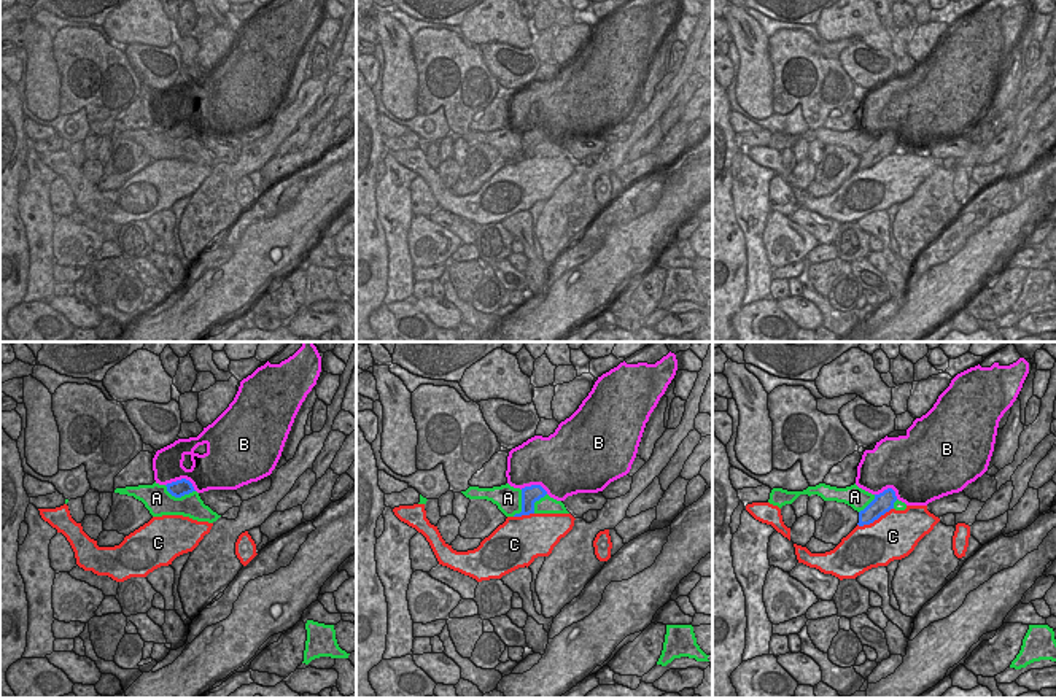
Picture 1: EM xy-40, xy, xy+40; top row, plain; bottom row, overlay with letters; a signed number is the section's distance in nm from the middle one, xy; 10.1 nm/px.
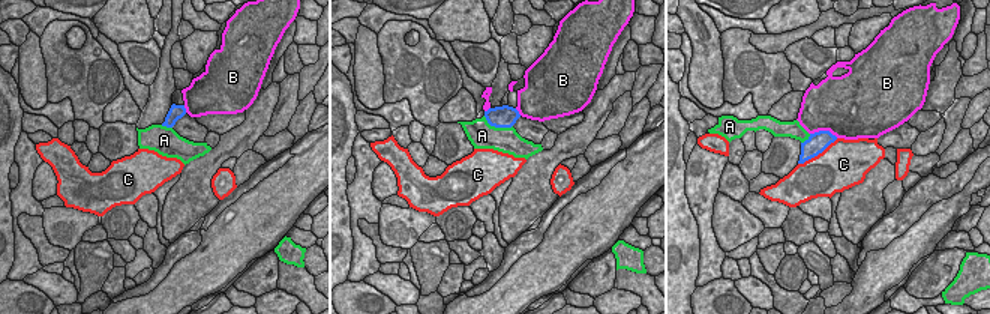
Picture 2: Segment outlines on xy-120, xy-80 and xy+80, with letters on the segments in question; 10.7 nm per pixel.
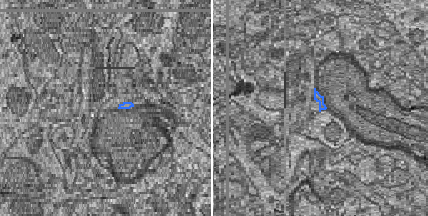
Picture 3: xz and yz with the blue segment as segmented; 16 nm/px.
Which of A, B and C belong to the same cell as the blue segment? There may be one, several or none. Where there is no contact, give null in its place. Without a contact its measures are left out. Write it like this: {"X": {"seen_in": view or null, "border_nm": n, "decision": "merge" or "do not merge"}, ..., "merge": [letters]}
{"A": {"seen_in": "xy-40", "border_nm": 320, "decision": "do not merge"}, "B": {"seen_in": "xy-40", "border_nm": 320, "decision": "do not merge"}, "C": {"seen_in": "xy+40", "border_nm": 400, "decision": "merge"}, "merge": ["C"]}

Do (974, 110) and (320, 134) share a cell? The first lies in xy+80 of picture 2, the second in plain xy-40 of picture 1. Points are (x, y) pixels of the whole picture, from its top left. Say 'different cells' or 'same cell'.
different cells

